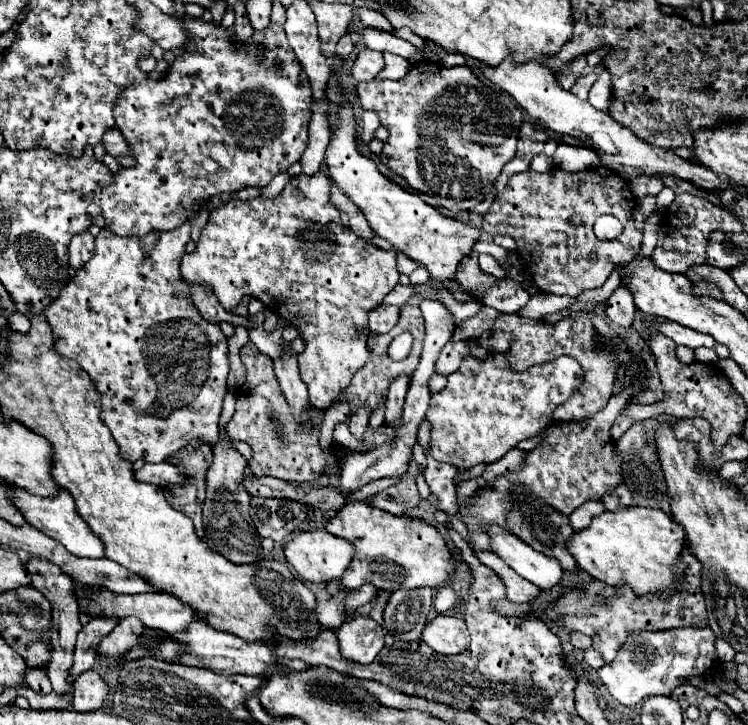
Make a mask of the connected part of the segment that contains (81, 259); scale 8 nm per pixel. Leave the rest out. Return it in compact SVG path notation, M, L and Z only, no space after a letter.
M90 232L76 234L68 246L68 254L72 268L84 266L94 256L94 236Z

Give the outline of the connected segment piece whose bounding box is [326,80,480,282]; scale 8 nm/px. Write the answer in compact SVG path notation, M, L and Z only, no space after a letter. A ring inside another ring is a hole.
M330 80L326 94L330 100L330 126L332 126L330 146L326 150L326 162L332 182L338 184L338 188L342 188L344 194L348 194L348 198L364 212L370 228L380 238L388 240L396 252L402 252L420 266L428 268L432 280L438 282L454 280L460 260L474 252L472 246L480 240L480 230L440 214L436 208L422 202L420 196L402 190L398 184L382 176L372 158L362 156L358 150L354 136L356 122L352 116L352 106L346 102L342 88L334 80ZM338 104L342 104L340 114L336 114Z

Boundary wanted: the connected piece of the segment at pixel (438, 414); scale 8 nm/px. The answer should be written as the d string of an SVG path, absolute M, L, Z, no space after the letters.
M488 354L484 360L466 356L460 368L448 376L446 388L430 398L430 408L424 418L430 424L430 454L434 460L452 464L458 470L468 470L480 462L492 464L494 460L500 460L508 450L516 448L520 440L534 438L544 428L548 428L552 424L554 408L564 404L576 392L580 382L582 368L570 356L562 356L560 360L548 364L532 366L524 372L512 370L508 358L502 354Z

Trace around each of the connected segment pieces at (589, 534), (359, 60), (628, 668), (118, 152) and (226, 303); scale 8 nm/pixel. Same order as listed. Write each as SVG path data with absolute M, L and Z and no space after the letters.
M634 506L620 508L616 512L602 512L592 520L590 528L576 532L566 548L584 572L608 586L628 584L636 596L664 596L672 594L678 580L684 578L688 566L680 556L686 546L684 528L674 524L668 514L662 510Z
M364 48L356 56L356 62L352 66L352 74L354 74L356 82L370 82L382 72L382 68L384 68L382 52L374 52L374 50Z
M684 626L678 630L660 630L660 632L632 632L626 644L620 648L612 664L604 664L598 670L600 680L608 692L624 706L636 706L650 696L670 696L672 690L692 676L704 676L714 666L722 666L714 648L716 636L710 628Z
M110 128L108 134L102 136L102 146L110 156L128 156L128 144L124 142L124 136L118 128Z
M300 174L291 177L278 198L254 198L248 202L230 200L210 214L208 224L202 228L202 236L192 254L182 258L182 276L188 284L206 284L218 296L218 302L232 312L242 296L252 296L264 302L268 310L282 316L286 322L298 328L306 348L298 354L300 376L308 384L308 396L312 406L330 408L340 398L340 392L348 388L352 376L366 364L370 350L366 340L370 336L368 312L378 308L384 296L398 284L396 252L380 250L374 244L358 238L350 228L340 224L338 210L328 202L330 180L326 174L316 176Z

